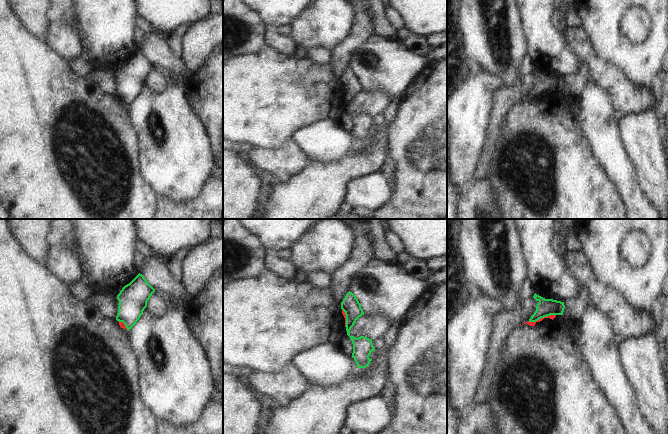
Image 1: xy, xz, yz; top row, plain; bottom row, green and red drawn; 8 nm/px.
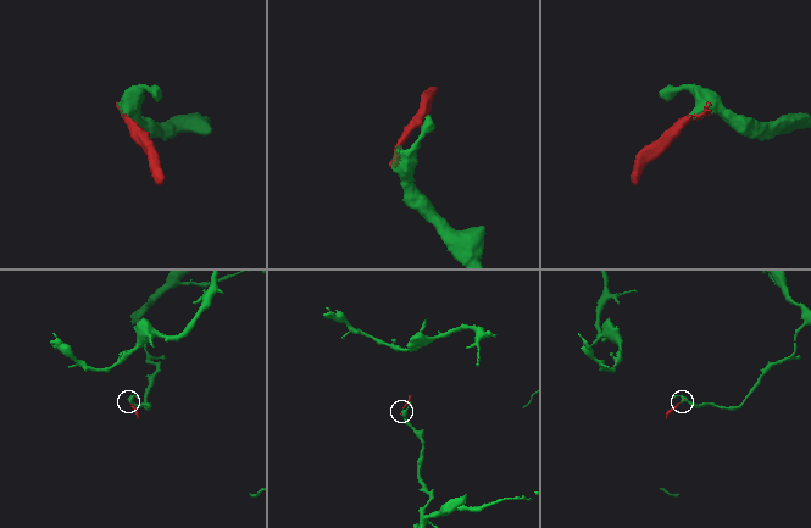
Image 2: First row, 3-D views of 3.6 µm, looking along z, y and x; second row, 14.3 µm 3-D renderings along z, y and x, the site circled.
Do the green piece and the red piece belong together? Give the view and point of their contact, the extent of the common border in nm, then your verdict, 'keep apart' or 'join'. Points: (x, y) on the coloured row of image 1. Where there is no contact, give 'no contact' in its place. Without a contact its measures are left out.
yz (541, 317) | 240 nm | join

